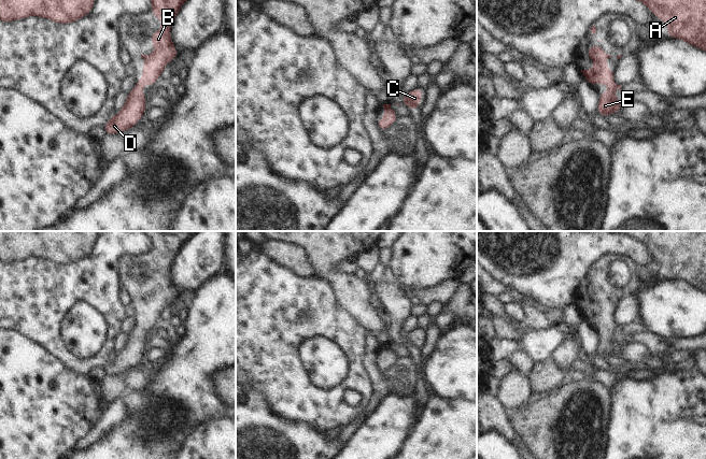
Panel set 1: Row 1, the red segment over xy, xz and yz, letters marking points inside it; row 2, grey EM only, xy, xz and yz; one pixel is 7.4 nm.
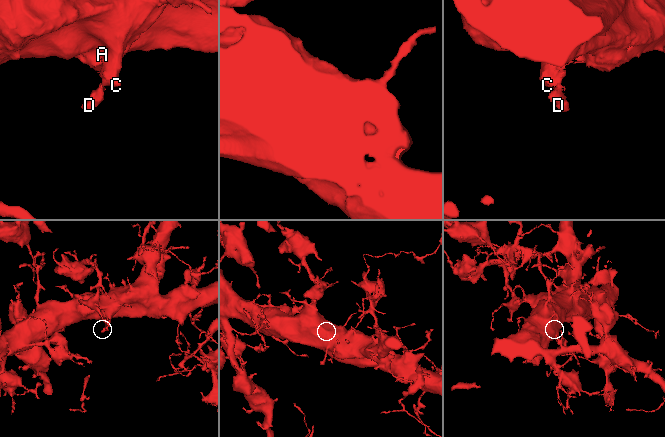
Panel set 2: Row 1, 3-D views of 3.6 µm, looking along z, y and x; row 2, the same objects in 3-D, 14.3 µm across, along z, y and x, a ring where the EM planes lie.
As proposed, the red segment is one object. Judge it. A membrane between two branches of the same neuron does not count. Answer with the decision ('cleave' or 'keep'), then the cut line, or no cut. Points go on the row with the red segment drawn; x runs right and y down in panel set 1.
keep | no cut

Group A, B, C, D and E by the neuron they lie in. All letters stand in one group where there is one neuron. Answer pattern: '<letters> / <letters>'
A B C D E

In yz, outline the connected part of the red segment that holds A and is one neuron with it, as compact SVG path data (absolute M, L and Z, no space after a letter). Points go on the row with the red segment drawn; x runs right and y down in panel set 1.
M638 0L660 20L667 21L669 38L681 39L684 42L706 51L706 0Z

